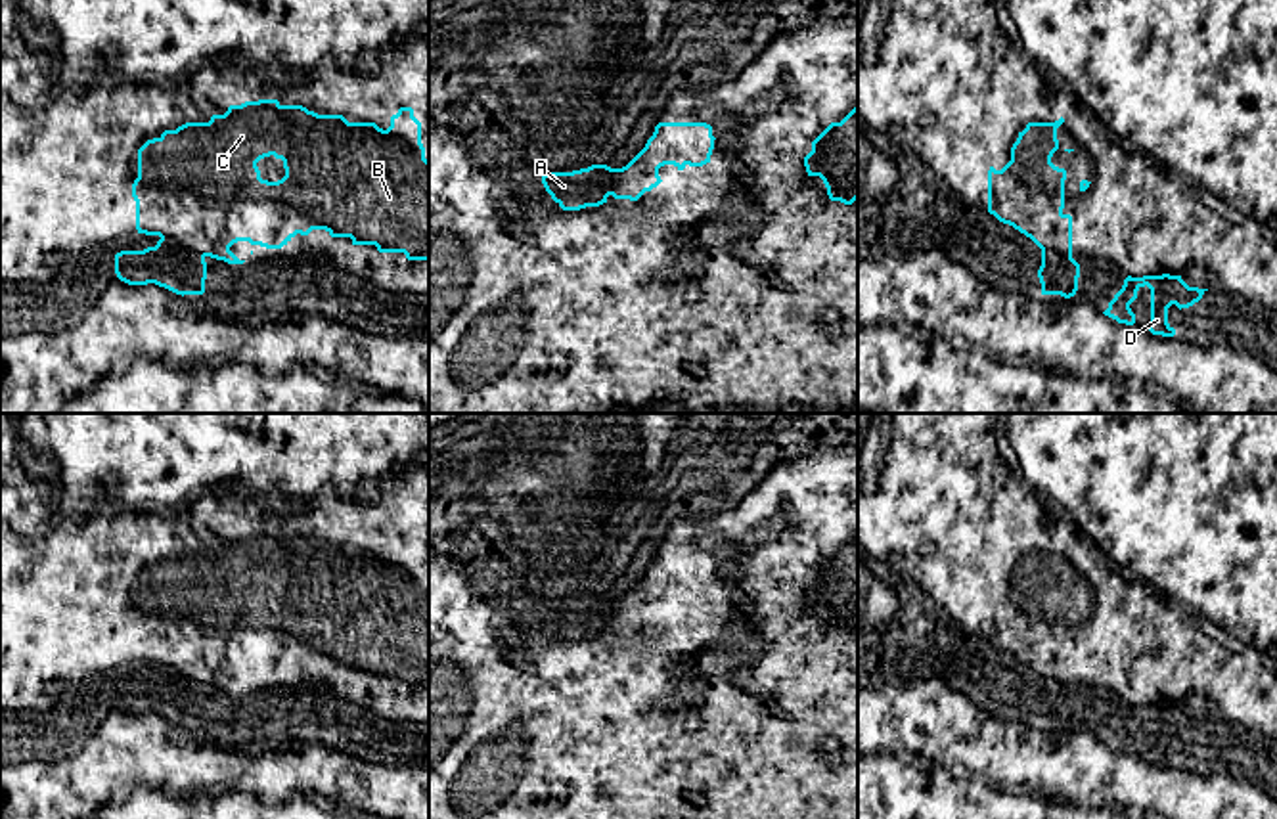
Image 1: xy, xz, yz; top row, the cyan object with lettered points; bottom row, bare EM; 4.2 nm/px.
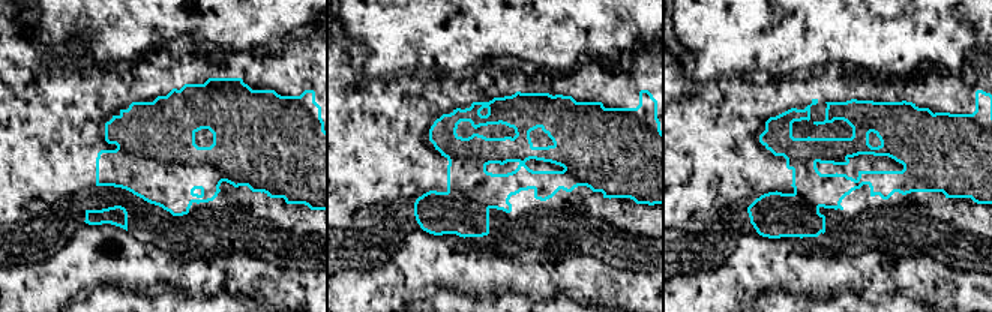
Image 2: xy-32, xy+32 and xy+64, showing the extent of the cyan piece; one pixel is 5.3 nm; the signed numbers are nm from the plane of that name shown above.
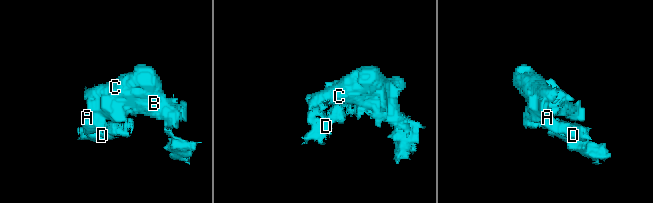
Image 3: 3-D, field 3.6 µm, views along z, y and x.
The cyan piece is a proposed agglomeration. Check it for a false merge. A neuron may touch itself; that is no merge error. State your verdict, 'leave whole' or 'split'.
split

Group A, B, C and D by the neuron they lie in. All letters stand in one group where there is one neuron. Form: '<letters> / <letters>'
A D / B C

